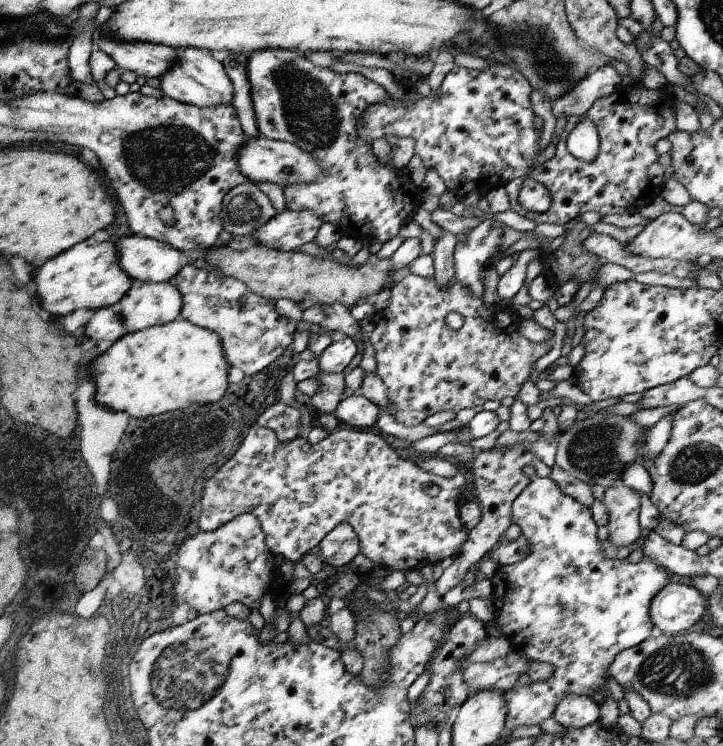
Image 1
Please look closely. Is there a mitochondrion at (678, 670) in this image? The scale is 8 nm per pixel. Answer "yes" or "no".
yes

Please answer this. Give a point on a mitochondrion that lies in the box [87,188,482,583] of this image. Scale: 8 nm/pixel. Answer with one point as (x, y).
(243, 208)

